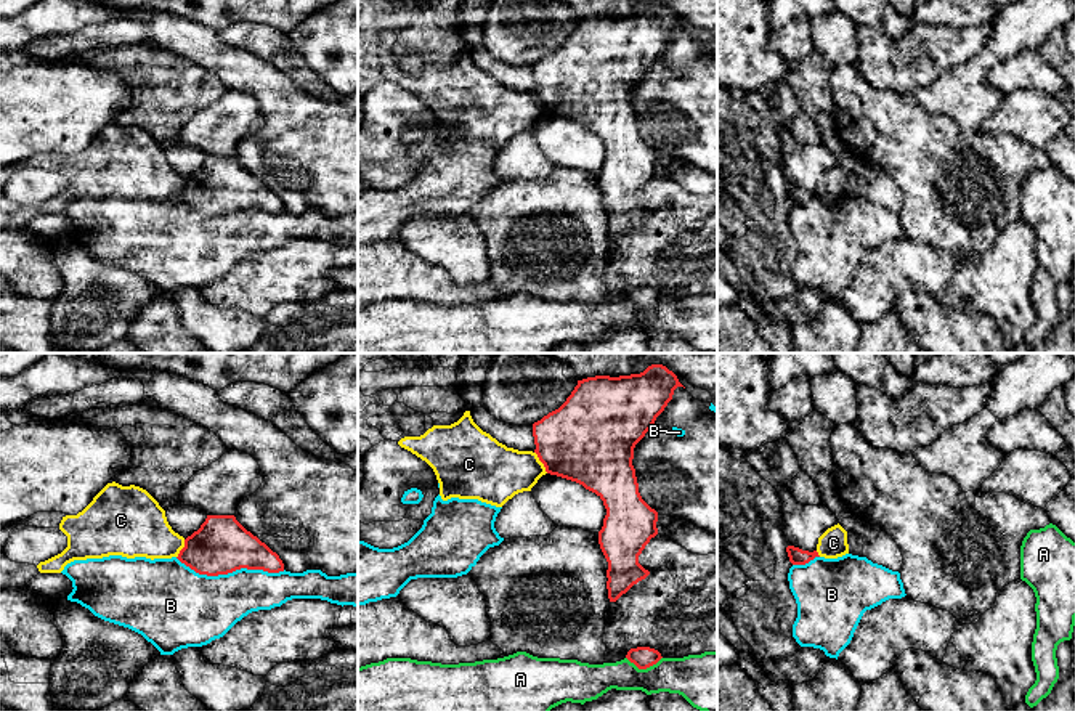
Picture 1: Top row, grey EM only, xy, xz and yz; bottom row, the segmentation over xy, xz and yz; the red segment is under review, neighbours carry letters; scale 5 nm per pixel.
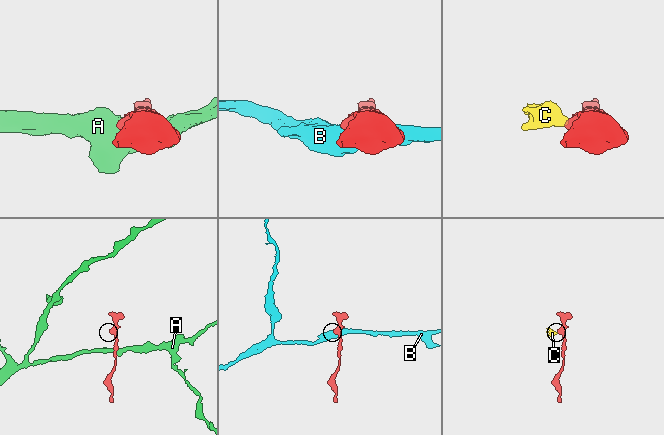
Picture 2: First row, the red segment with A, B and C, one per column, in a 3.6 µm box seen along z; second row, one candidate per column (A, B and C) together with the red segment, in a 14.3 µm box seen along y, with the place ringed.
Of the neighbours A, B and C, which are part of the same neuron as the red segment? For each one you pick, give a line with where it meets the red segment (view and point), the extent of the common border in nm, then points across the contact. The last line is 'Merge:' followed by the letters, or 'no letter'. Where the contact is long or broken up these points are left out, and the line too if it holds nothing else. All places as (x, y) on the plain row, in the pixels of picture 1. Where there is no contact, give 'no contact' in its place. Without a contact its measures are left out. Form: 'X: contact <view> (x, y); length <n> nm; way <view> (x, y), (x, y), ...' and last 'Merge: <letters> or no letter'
Merge: no letter

